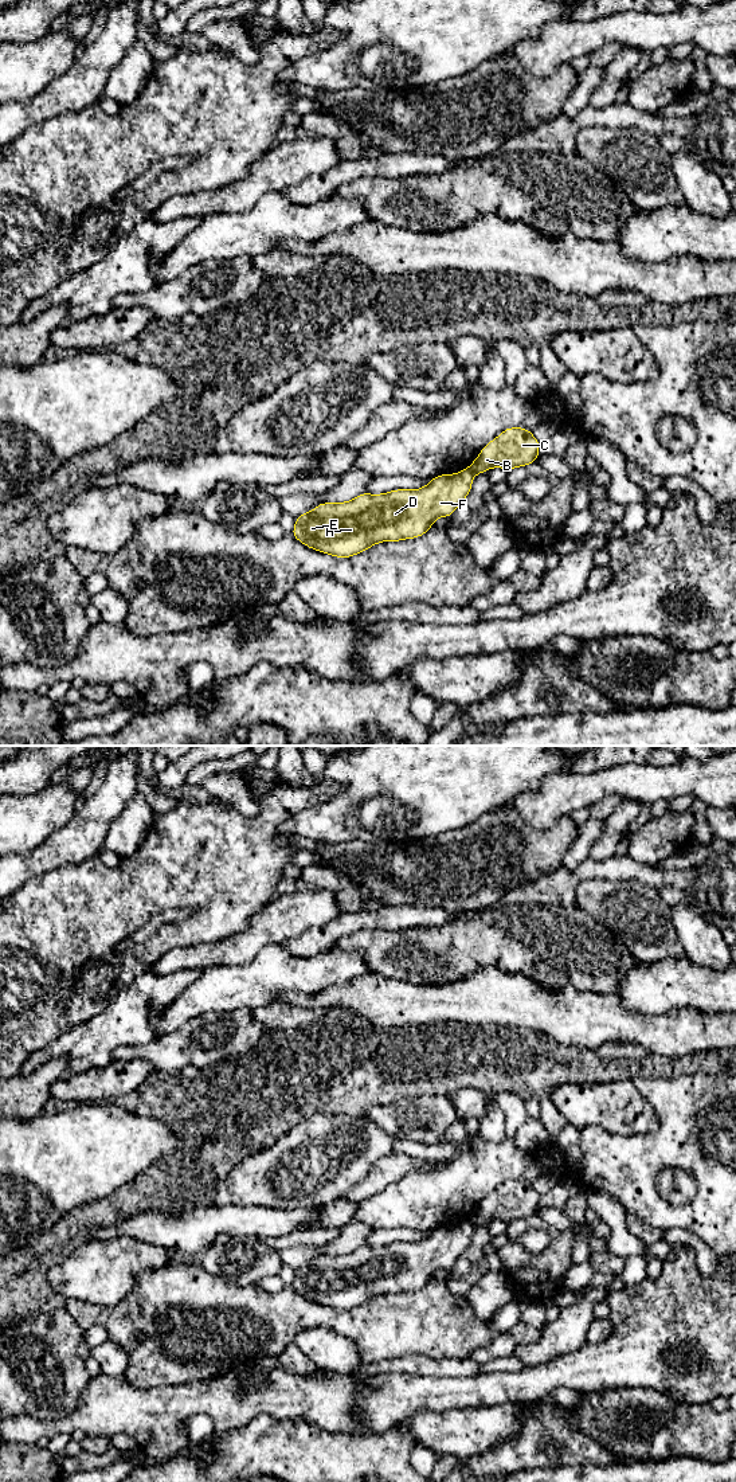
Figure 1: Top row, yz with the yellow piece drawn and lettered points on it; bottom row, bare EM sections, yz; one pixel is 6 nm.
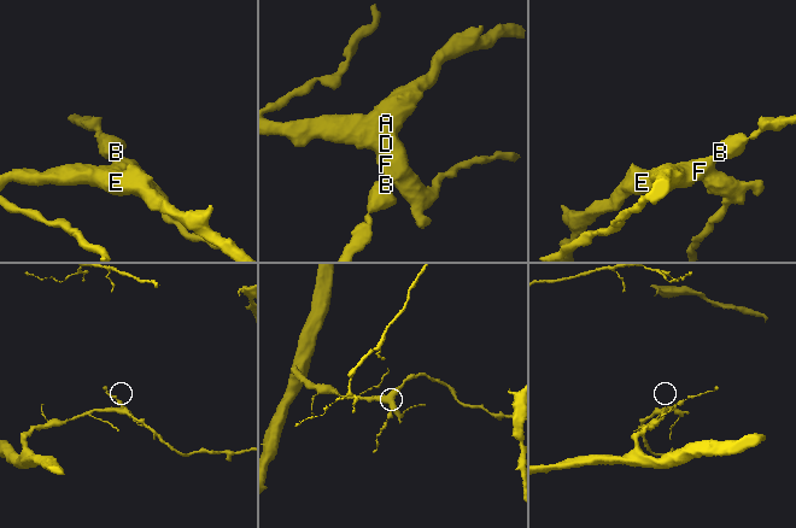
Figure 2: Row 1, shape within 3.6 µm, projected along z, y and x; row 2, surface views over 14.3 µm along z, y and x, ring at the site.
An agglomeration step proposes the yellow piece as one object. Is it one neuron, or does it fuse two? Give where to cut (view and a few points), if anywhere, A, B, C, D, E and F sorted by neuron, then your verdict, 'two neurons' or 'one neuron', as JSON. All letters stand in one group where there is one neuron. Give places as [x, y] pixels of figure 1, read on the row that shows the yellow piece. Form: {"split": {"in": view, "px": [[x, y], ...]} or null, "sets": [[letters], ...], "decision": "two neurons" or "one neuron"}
{"split": {"in": "yz", "px": [[469, 468], [476, 473]]}, "sets": [["A", "D", "E", "F"], ["B", "C"]], "decision": "two neurons"}

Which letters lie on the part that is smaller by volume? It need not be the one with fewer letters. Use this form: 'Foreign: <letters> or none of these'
Foreign: B, C

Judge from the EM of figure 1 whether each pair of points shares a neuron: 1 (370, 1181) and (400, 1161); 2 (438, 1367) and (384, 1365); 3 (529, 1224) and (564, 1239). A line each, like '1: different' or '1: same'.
1: same
2: same
3: same

